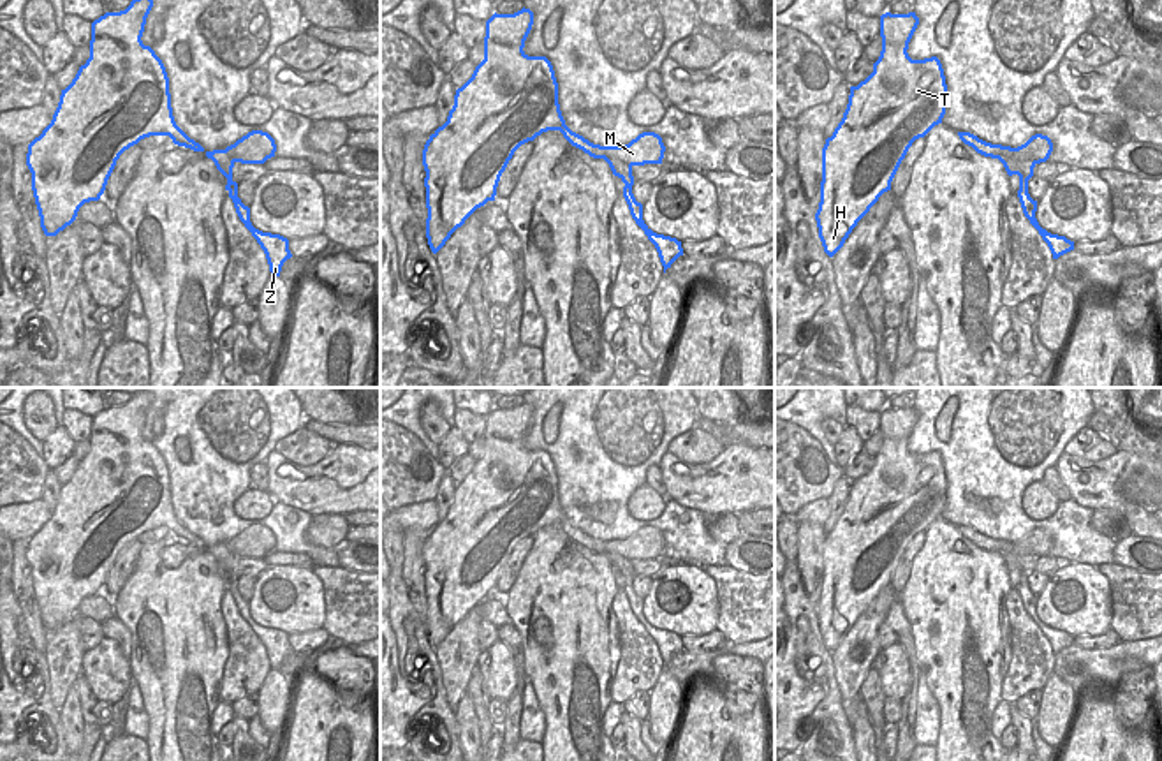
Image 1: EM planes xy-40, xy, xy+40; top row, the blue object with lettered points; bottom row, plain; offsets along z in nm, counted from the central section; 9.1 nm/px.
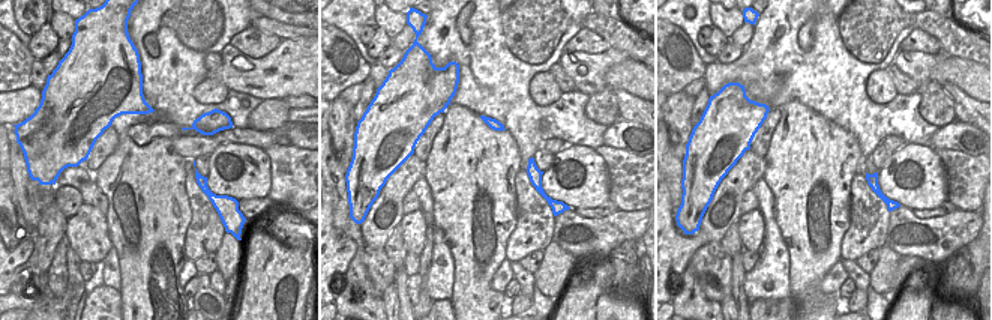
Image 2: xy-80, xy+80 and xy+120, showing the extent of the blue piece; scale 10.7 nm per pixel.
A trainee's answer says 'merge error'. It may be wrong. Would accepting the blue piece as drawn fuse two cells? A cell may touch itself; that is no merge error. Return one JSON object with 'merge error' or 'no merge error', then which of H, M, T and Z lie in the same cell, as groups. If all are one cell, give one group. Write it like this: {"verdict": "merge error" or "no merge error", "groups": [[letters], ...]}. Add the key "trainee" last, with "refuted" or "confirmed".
{"verdict": "no merge error", "groups": [["H", "M", "T", "Z"]], "trainee": "refuted"}

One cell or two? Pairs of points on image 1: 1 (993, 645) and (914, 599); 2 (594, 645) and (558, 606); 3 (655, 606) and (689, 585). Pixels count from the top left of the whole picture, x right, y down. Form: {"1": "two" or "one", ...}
{"1": "one", "2": "one", "3": "one"}

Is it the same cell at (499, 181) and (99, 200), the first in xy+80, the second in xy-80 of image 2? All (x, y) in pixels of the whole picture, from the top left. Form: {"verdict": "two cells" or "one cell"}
{"verdict": "two cells"}

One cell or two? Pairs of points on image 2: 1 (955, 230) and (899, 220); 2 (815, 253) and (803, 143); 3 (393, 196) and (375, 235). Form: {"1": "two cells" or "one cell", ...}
{"1": "one cell", "2": "one cell", "3": "one cell"}

